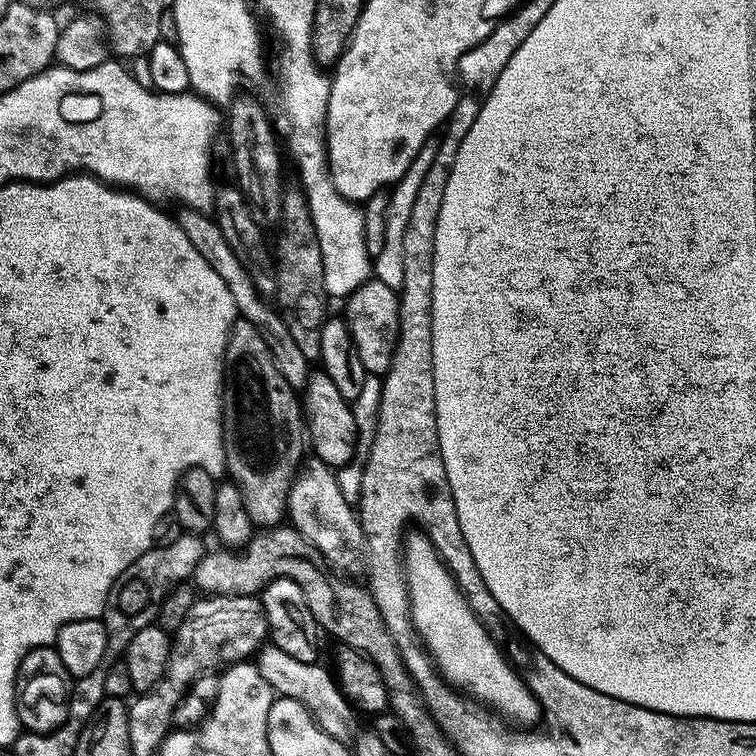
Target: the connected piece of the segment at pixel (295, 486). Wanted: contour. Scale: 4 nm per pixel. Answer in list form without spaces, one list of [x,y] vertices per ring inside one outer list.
[[[309,459],[292,481],[292,489],[288,491],[286,516],[291,527],[295,528],[300,537],[307,540],[319,555],[321,552],[333,569],[336,567],[344,572],[356,572],[360,568],[361,571],[366,564],[364,531],[359,515],[354,511],[353,505],[352,508],[348,505],[336,476],[337,473],[321,460]]]

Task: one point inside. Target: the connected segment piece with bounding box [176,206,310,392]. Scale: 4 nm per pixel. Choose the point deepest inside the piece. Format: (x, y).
(203, 232)

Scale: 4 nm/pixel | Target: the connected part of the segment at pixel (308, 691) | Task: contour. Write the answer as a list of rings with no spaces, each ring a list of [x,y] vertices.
[[[264,646],[258,653],[258,667],[262,678],[266,678],[266,682],[272,687],[272,691],[277,697],[285,696],[298,701],[311,714],[312,719],[316,721],[316,725],[326,734],[333,736],[335,740],[348,742],[353,739],[353,709],[350,707],[349,701],[333,673],[331,676],[320,665],[320,662],[311,664],[298,662],[294,658],[290,658],[290,654],[278,650],[274,646]]]

